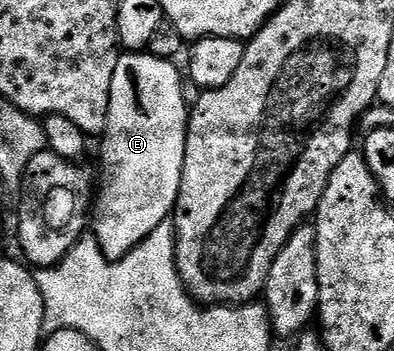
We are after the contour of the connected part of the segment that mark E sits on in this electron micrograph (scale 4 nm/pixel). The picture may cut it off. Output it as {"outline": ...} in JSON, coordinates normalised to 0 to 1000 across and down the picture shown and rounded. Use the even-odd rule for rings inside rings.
{"outline":[[[315,154],[289,199],[289,234],[279,234],[274,345],[251,402],[254,501],[249,490],[249,533],[228,607],[231,658],[274,741],[307,741],[330,724],[330,712],[350,704],[414,627],[439,613],[447,590],[482,316],[472,239],[457,231],[447,188],[434,171],[404,171],[383,154]]]}

